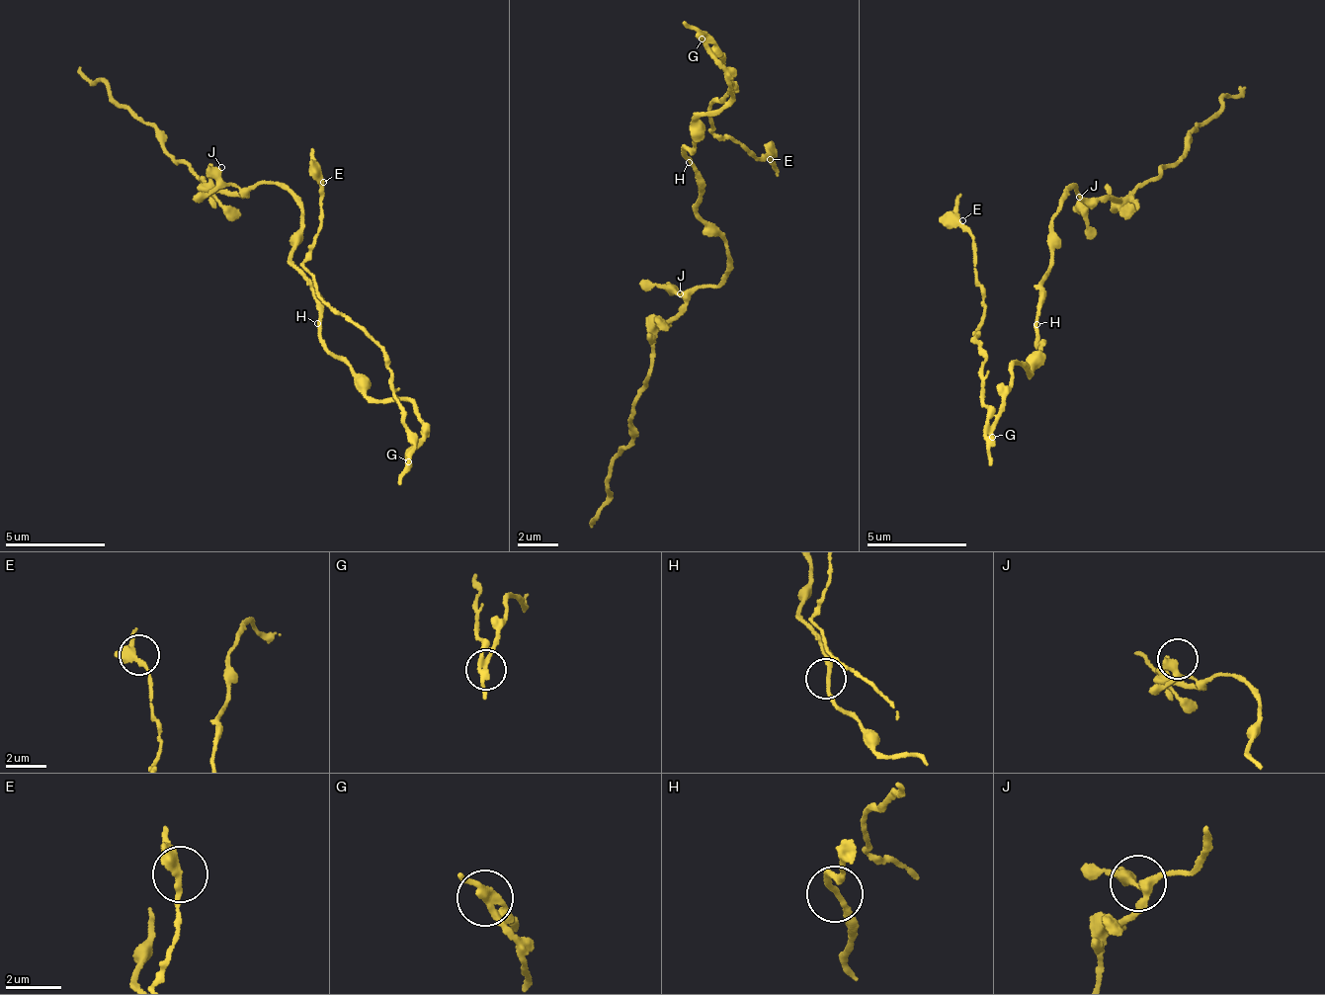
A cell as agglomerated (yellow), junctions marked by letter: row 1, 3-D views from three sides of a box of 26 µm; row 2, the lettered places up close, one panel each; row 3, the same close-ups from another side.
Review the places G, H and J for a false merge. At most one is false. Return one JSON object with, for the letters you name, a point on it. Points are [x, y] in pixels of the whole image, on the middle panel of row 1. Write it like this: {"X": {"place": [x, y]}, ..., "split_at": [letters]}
{"G": {"place": [702, 39]}, "split_at": ["G"]}

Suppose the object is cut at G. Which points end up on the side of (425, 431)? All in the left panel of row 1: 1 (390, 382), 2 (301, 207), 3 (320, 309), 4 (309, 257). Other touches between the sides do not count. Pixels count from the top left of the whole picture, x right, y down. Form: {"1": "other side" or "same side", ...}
{"1": "other side", "2": "same side", "3": "same side", "4": "other side"}

